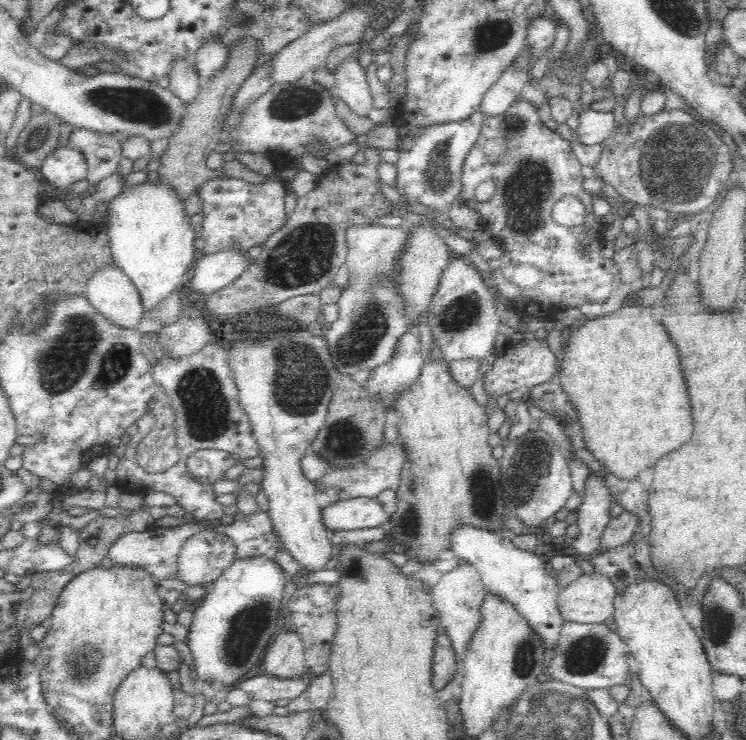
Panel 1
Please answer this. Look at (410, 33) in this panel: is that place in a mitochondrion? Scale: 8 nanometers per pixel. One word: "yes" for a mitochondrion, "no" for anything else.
no

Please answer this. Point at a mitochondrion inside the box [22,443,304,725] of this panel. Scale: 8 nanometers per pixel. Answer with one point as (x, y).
(82, 664)

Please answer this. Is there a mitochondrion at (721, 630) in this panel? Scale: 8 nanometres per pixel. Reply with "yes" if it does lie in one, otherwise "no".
yes

